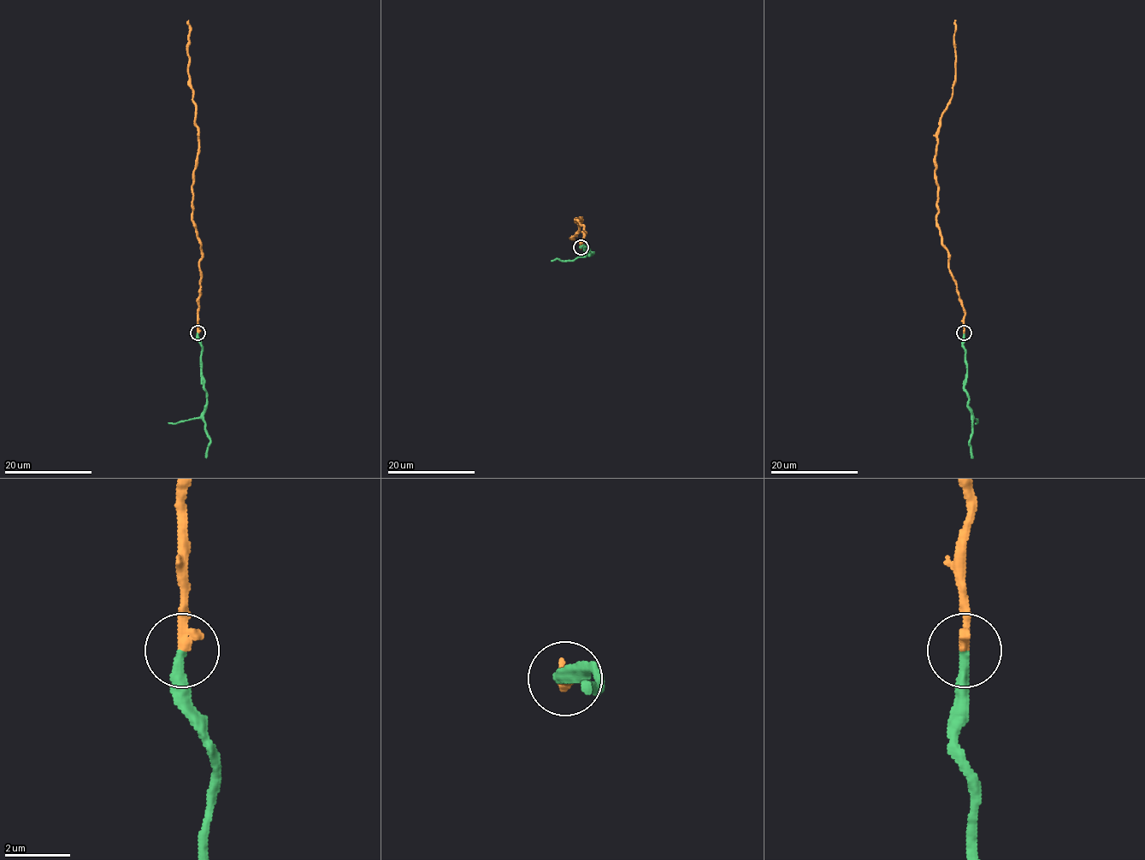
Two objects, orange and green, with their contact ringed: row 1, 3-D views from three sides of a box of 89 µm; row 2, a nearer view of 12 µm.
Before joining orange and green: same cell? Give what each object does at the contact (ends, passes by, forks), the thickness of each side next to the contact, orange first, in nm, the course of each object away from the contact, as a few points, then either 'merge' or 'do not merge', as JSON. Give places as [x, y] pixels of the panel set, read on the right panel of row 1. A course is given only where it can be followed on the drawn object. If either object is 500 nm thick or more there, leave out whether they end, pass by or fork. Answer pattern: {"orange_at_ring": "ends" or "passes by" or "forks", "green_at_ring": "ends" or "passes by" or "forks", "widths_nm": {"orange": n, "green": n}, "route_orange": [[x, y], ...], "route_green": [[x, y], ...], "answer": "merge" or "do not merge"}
{"orange_at_ring": "ends", "green_at_ring": "ends", "widths_nm": {"orange": 280, "green": 300}, "route_orange": [[964, 332], [964, 309], [936, 220], [937, 130], [952, 97], [956, 73], [956, 20]], "route_green": [[964, 332], [967, 378], [964, 390], [971, 413], [969, 439], [972, 458]], "answer": "merge"}

